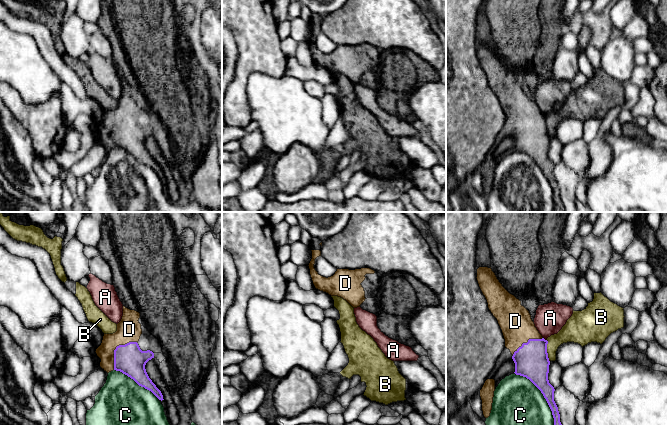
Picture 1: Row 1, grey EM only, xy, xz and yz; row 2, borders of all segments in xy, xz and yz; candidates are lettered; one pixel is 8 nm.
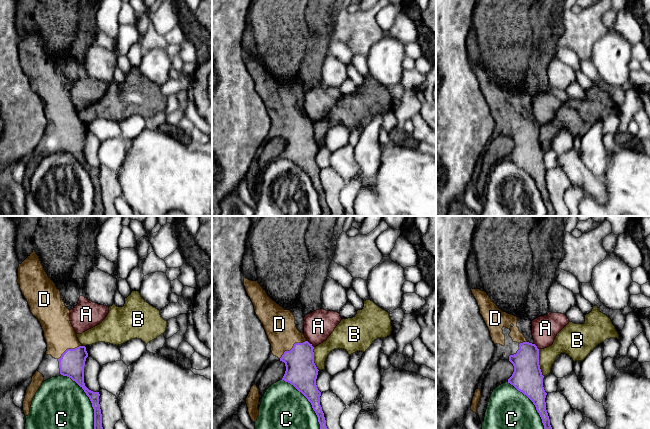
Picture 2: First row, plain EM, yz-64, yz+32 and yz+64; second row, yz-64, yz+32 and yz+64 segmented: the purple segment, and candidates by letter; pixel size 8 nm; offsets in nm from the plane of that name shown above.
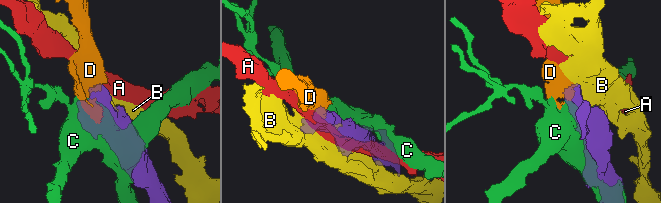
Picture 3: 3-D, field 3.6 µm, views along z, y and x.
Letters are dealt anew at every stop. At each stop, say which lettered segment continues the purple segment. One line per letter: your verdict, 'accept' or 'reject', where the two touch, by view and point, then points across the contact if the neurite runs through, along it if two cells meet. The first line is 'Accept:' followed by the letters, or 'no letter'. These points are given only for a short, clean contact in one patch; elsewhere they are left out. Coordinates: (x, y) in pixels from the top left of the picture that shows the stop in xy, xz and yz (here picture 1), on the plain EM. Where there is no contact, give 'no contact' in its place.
Accept: D
A: reject; meets purple in yz at (544, 115); border along yz (543, 113), (546, 116)
B: reject; meets purple in yz at (546, 127)
C: reject; meets purple in yz at (546, 176)
D: accept; meets purple in xy at (116, 124); runs through xy (129, 135), (116, 124), (127, 112), (129, 105)

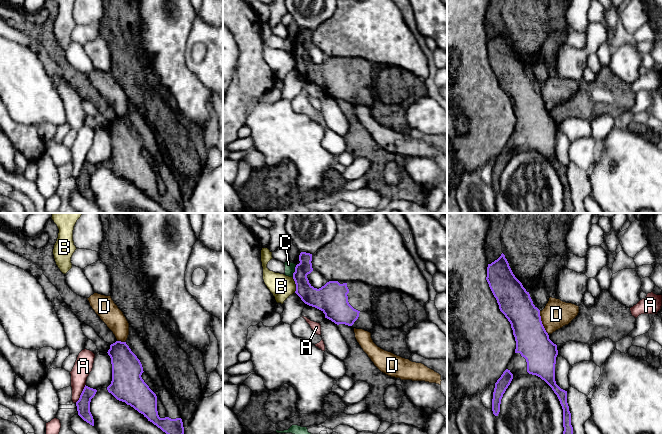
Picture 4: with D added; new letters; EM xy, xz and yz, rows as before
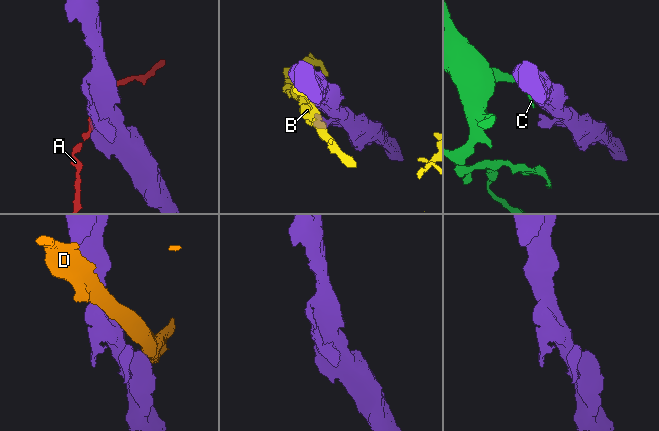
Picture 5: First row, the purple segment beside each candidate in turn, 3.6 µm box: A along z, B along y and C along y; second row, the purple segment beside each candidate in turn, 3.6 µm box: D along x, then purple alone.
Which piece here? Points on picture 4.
Accept: no letter
A: reject; meets purple in xy at (81, 169); border along xy (85, 160), (80, 173), (75, 178)
B: reject; meets purple in xz at (296, 61)
C: reject; meets purple in xz at (295, 47)
D: reject; meets purple in yz at (541, 98)

